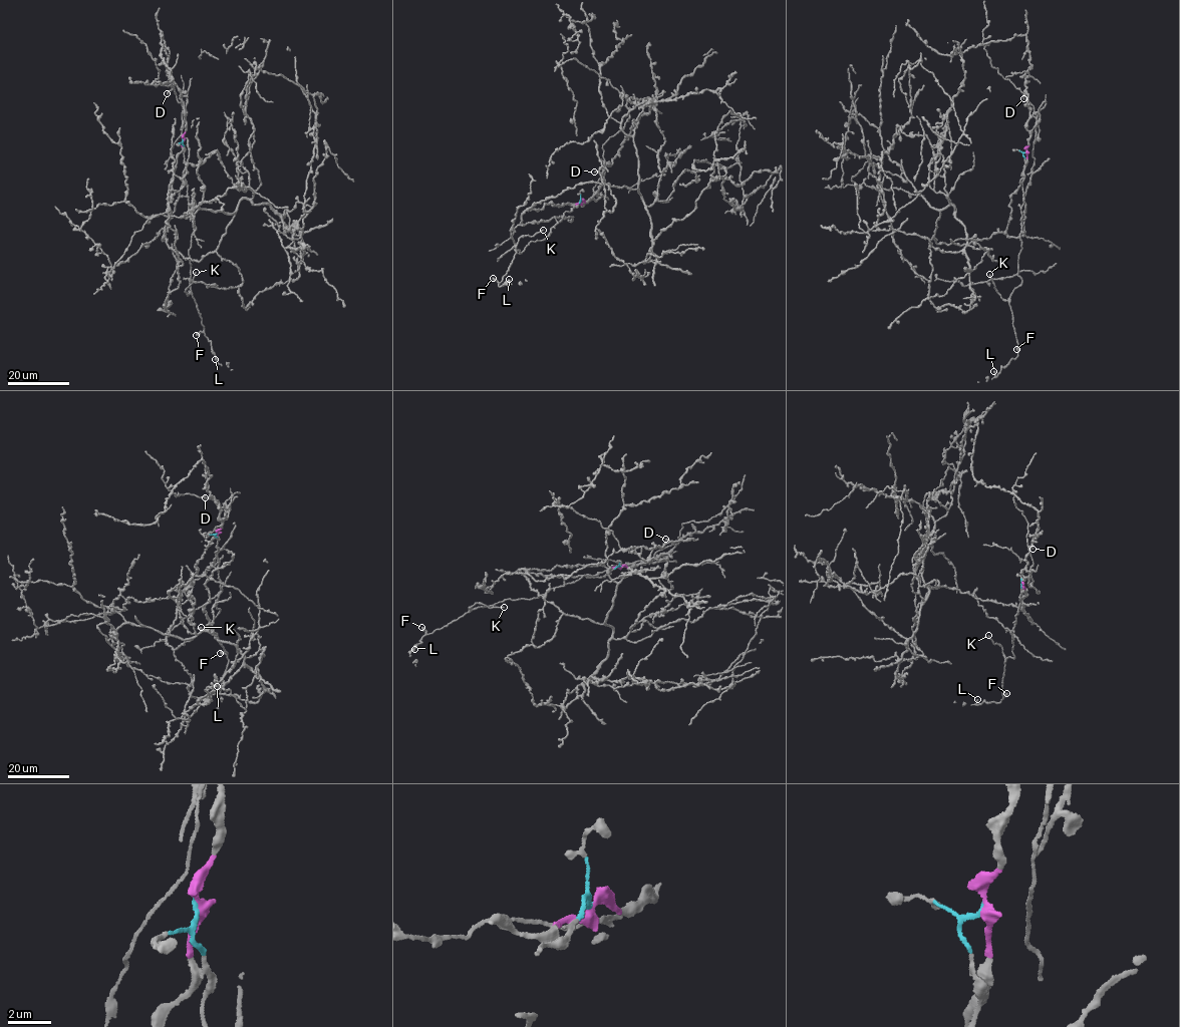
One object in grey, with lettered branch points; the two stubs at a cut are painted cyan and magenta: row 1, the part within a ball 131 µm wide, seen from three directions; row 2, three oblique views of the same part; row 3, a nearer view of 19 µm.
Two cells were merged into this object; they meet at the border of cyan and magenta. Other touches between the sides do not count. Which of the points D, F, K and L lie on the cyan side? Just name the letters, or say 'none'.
F, K, L

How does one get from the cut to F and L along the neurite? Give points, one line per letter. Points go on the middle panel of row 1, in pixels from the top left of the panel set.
F: (581, 202), (563, 213), (543, 240), (531, 241), (520, 254), (518, 250), (501, 281), (492, 278)
L: (581, 202), (563, 213), (543, 240), (531, 241), (520, 254), (516, 252), (500, 287), (509, 279)

